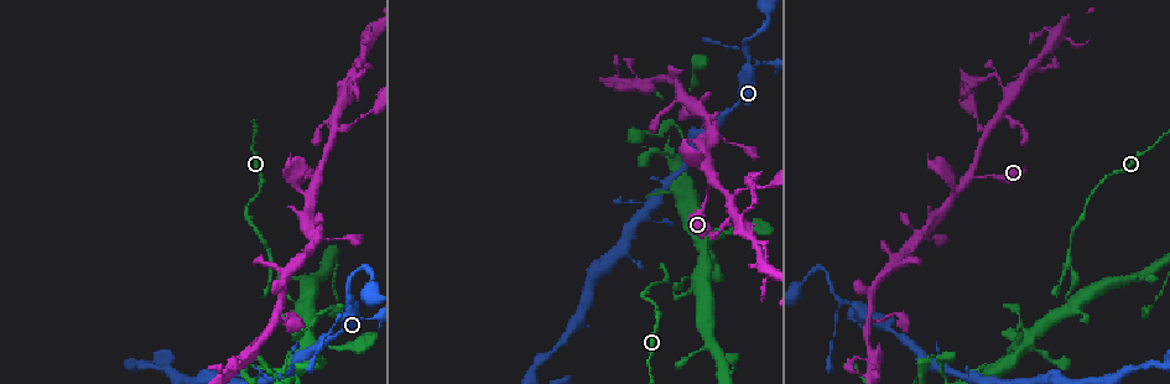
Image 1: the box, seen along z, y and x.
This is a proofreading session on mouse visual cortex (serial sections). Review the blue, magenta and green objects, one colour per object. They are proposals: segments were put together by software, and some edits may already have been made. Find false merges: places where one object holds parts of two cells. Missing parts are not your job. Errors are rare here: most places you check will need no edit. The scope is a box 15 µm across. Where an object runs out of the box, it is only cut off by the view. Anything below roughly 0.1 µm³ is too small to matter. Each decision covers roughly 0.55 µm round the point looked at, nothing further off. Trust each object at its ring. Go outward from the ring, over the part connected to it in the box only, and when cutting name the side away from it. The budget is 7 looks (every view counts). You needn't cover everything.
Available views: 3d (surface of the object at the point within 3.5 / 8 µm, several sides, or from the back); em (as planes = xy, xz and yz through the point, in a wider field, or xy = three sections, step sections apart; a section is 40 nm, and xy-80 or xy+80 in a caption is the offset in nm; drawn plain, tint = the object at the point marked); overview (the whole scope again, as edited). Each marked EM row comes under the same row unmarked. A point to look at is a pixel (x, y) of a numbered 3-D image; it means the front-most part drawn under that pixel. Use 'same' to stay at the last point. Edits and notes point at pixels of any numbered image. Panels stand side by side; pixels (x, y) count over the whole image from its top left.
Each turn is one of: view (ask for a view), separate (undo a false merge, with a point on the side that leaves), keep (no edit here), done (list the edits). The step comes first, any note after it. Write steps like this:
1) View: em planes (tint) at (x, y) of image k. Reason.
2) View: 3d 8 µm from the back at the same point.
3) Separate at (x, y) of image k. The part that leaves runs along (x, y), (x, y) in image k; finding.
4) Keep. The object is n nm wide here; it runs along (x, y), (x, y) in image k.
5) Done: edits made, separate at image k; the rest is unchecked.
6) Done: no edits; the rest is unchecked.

View: 3d 3.5 µm at (726, 199) of image 1. Sharp bend.

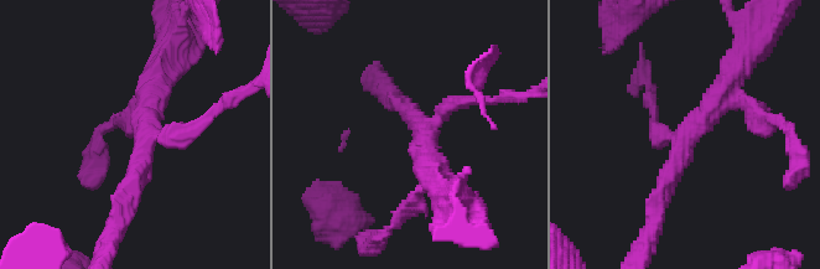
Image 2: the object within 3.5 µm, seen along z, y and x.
View: em xy step 3 (tint) at (683, 145) of image 2.

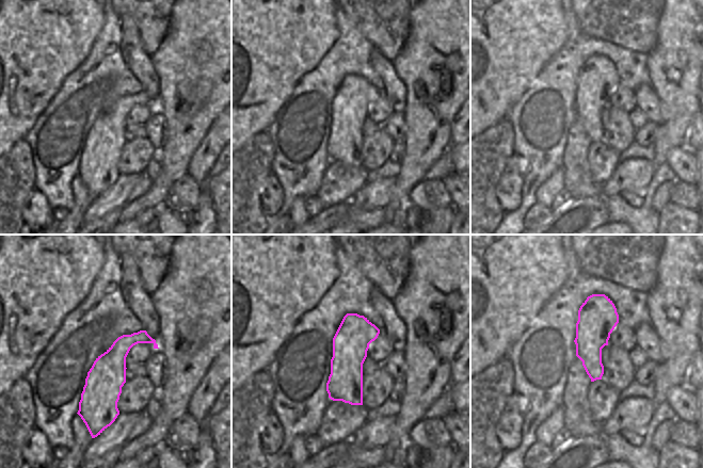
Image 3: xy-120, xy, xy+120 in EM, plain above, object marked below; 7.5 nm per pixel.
View: em xy step 2 (tint) at the same point.

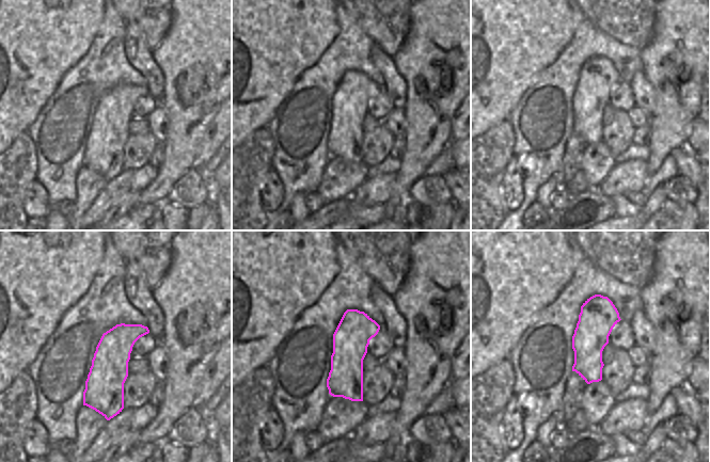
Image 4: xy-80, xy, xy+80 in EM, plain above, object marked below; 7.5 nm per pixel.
Keep. The object is 280 nm wide here; it runs along (654, 216), (683, 143), (733, 74) in image 2; continuous, no second cell.

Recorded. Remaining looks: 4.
View: 3d 3.5 µm from the back at (997, 78) of image 1. Abrupt turn.

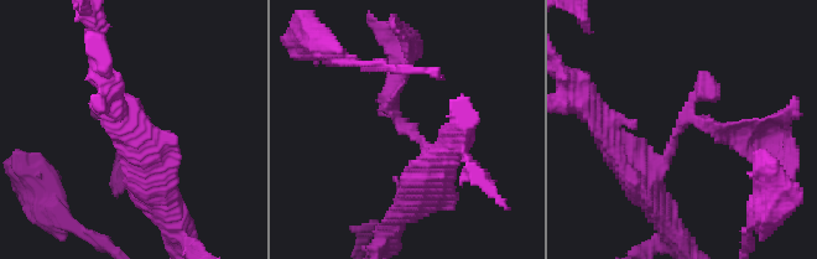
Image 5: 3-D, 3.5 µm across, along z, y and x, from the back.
View: em xy step 2 (tint) at (407, 127) of image 5. Shape alone is not enough.

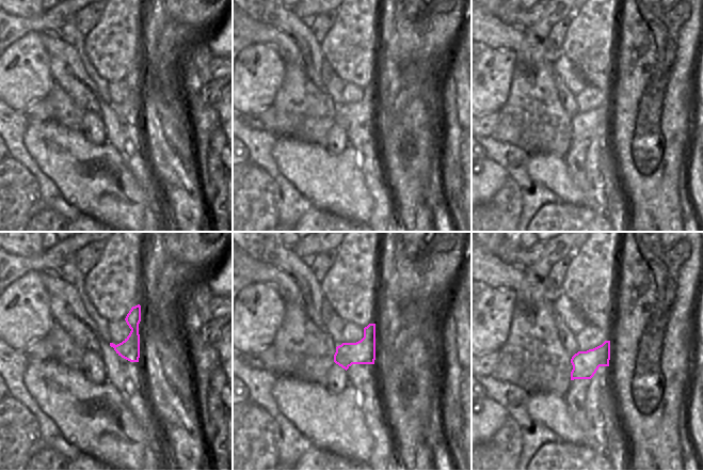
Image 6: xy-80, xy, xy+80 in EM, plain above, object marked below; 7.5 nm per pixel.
Keep. Continuous, no second cell.

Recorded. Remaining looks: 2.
View: 3d 3.5 µm at (747, 59) of image 1. Narrows sharply.

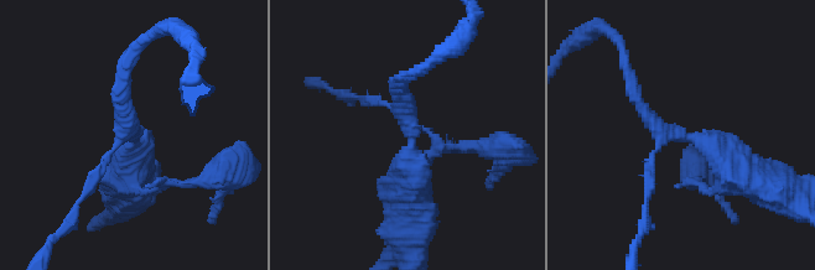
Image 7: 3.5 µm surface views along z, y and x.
View: em xy step 3 (tint) at (131, 134) of image 7. Now the EM.

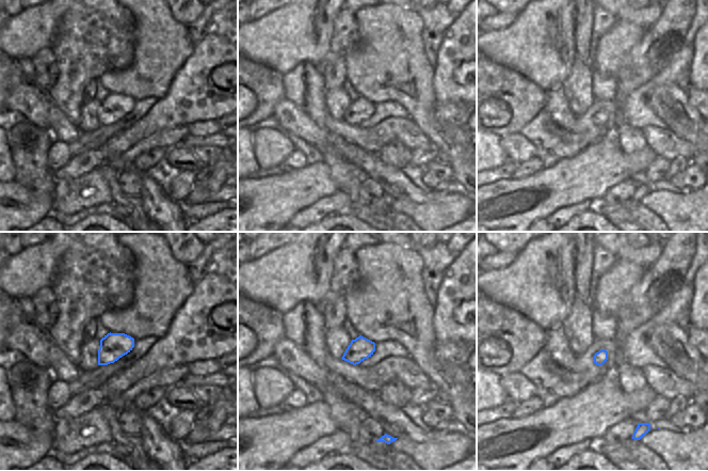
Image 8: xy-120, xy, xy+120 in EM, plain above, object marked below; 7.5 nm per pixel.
Separate at (408, 98) of image 7. The part that leaves runs along (410, 135), (399, 82), (414, 76) in image 7; two cells meet here.

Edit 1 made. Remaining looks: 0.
Done: edits made, separate at image 7; the rest is unchecked.

